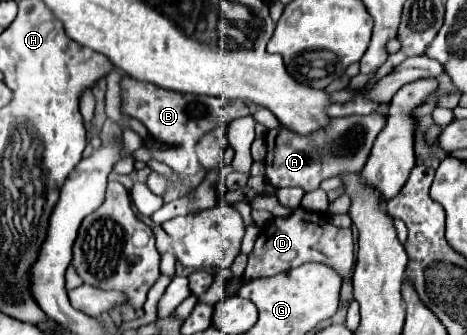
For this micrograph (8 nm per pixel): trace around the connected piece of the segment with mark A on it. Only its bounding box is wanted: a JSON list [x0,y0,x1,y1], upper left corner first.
[266,112,386,192]

